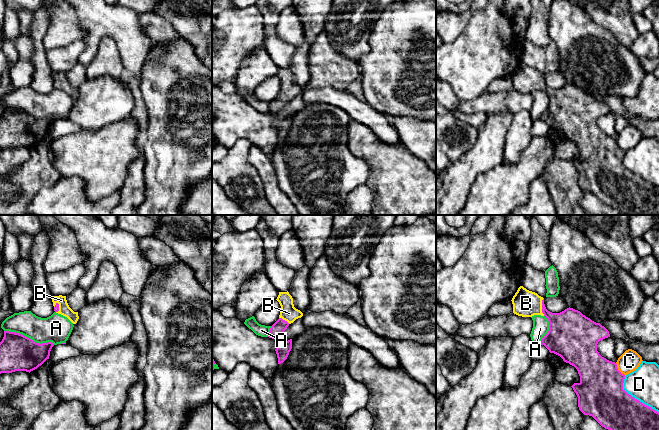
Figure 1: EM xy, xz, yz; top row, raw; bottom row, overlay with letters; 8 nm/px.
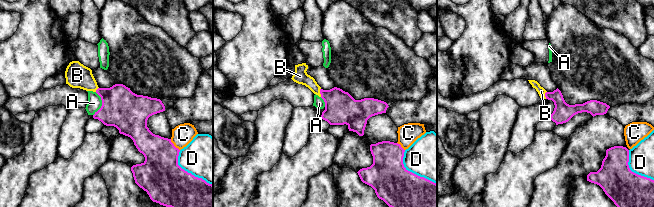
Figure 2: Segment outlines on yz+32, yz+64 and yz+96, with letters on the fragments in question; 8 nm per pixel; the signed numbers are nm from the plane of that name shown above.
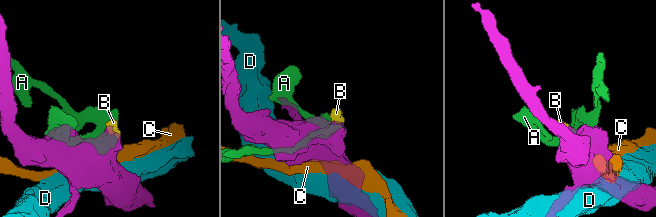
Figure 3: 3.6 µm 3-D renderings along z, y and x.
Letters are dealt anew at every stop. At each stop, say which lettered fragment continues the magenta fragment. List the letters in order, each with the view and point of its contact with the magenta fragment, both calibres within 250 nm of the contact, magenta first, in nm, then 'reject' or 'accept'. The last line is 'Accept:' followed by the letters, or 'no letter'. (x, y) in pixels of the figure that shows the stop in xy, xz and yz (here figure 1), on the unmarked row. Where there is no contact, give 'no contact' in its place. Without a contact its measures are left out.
A: contact xy (29, 114); calibres 280 and 220 nm; reject
B: contact yz (542, 83); calibres 280 and 220 nm; accept
C: contact yz (617, 145); calibres 380 and 170 nm; reject
D: contact yz (633, 173); calibres 360 and 260 nm; reject
Accept: B

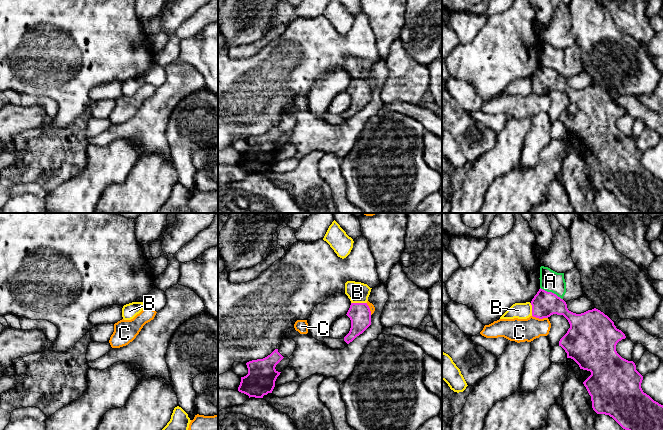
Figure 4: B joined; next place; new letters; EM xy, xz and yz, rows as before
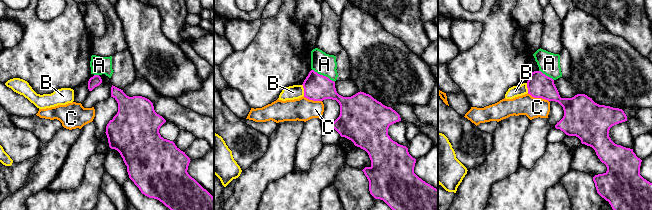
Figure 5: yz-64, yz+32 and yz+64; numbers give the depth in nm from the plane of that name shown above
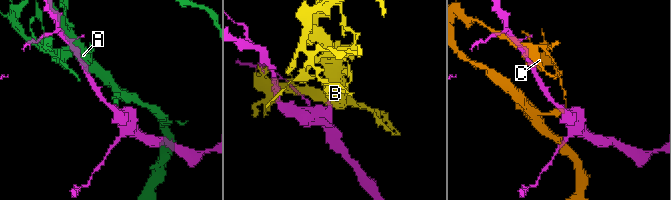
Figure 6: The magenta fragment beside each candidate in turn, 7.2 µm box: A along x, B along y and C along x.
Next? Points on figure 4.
A: contact yz (551, 68); calibres 200 and 170 nm; reject
B: contact xz (359, 79); calibres 180 and 170 nm; reject
C: contact yz (540, 94); calibres 200 and 190 nm; reject
Accept: no letter

